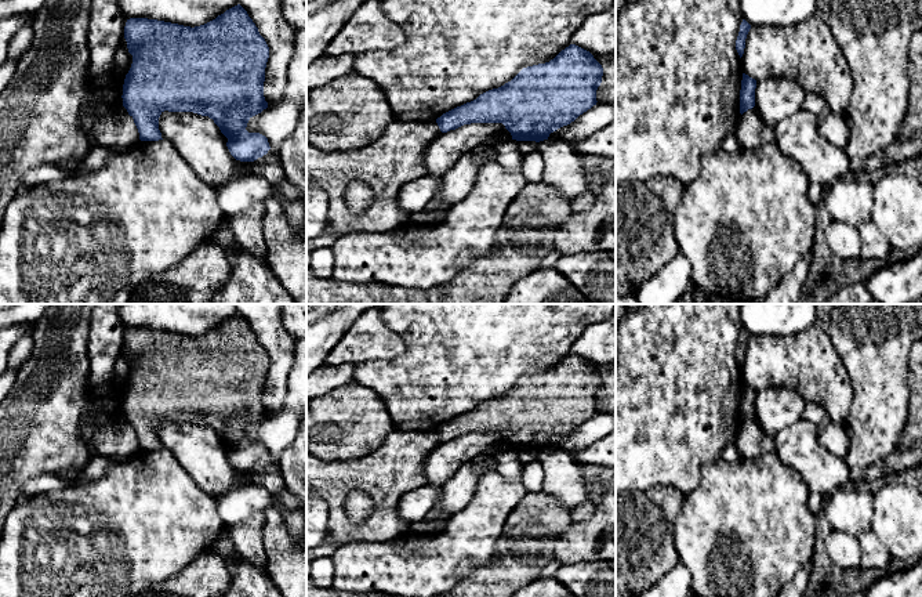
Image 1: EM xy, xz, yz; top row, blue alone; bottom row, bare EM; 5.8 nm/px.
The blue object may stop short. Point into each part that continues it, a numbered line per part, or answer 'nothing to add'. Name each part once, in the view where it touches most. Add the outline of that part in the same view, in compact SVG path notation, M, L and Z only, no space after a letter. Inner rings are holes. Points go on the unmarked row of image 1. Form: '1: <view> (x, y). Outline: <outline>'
nothing to add

